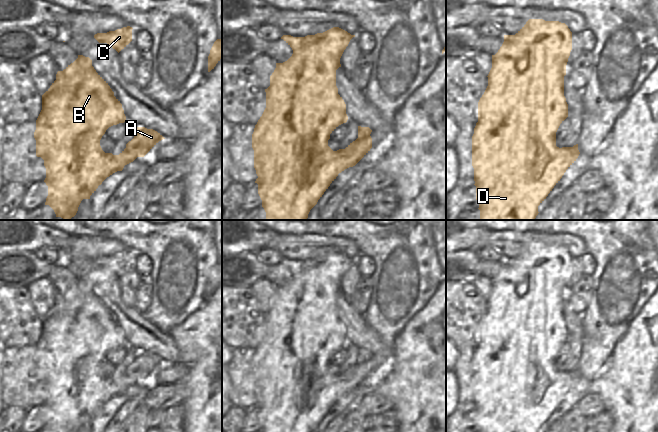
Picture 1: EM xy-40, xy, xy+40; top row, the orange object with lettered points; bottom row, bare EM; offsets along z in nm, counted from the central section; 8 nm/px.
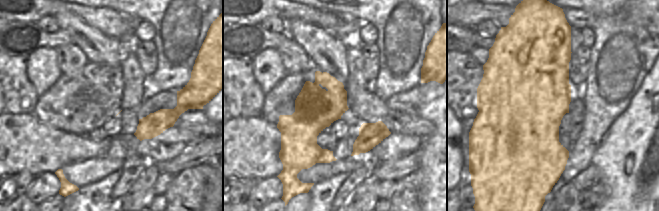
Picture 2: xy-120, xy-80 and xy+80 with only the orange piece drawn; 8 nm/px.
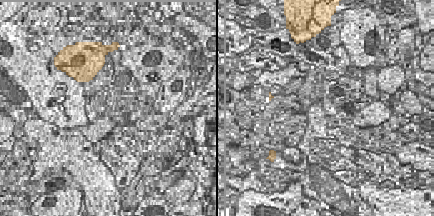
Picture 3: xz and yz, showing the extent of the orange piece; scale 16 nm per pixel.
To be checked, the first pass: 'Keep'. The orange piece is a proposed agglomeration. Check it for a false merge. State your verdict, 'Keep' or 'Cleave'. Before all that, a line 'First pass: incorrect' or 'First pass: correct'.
First pass: correct
Keep.

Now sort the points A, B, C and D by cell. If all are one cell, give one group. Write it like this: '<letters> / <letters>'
A B C D

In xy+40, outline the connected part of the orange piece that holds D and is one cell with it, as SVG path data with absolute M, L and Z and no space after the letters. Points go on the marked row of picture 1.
M529 19L515 35L504 35L504 42L498 52L492 55L492 68L488 74L488 86L478 102L478 122L472 136L472 166L476 186L476 200L479 204L480 220L535 220L538 206L546 199L554 186L560 181L566 170L576 161L580 152L578 144L573 147L556 146L556 132L560 124L568 117L568 104L564 96L564 76L566 65L572 50L572 32L565 23Z

